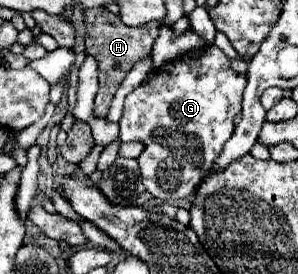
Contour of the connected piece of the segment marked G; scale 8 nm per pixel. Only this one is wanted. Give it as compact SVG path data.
M213 45L209 49L195 49L163 65L157 71L157 77L153 77L153 81L139 85L135 91L127 95L125 111L119 121L121 141L141 141L145 145L137 161L141 167L143 185L153 197L163 201L177 201L189 197L197 189L201 177L209 173L223 145L233 135L233 117L241 111L245 83L247 77L233 73L231 59Z

